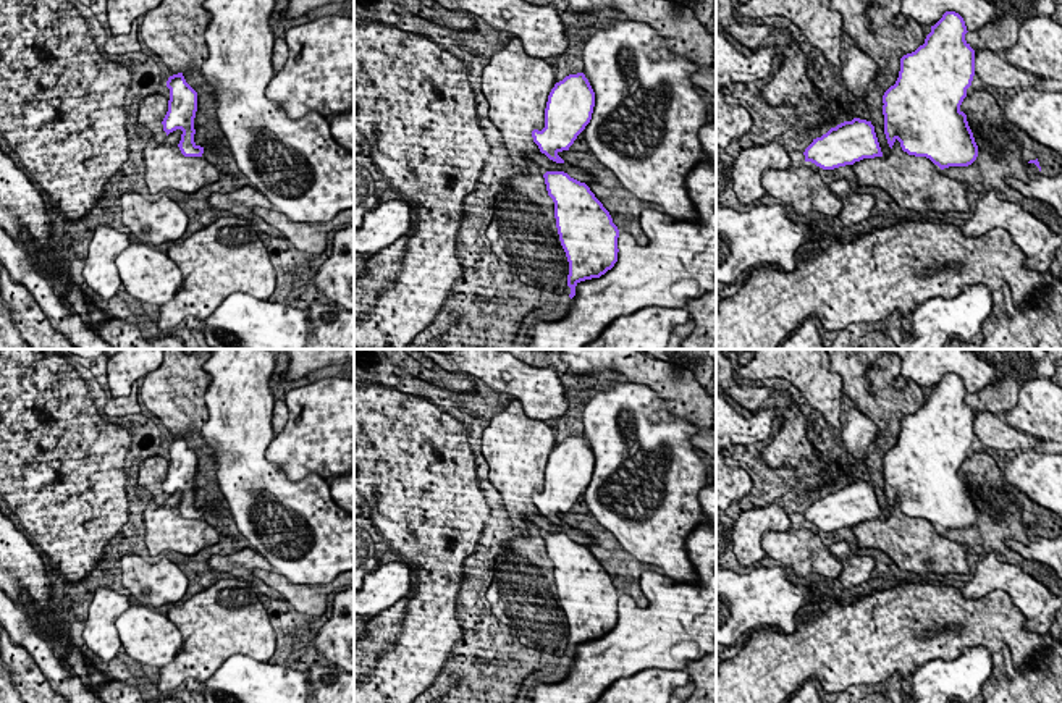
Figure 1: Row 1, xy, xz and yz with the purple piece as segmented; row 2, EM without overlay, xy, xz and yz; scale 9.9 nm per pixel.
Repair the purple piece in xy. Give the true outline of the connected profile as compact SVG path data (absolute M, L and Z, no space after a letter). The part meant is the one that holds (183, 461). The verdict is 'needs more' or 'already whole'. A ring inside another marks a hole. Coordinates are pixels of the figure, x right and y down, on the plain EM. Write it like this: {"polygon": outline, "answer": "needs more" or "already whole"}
{"polygon": "M183 435L173 436L166 443L170 451L168 474L162 483L166 498L181 491L178 506L184 519L202 519L204 509L194 504L194 480L197 474L197 454L186 444Z", "answer": "already whole"}

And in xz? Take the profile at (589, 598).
{"polygon": "M546 533L543 540L569 624L567 648L572 661L580 643L600 640L614 629L619 591L585 545L564 533Z", "answer": "already whole"}

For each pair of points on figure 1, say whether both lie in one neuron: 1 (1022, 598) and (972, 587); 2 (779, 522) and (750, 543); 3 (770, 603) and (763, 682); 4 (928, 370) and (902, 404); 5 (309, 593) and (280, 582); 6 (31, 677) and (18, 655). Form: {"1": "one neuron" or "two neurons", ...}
{"1": "one neuron", "2": "one neuron", "3": "two neurons", "4": "two neurons", "5": "one neuron", "6": "one neuron"}

